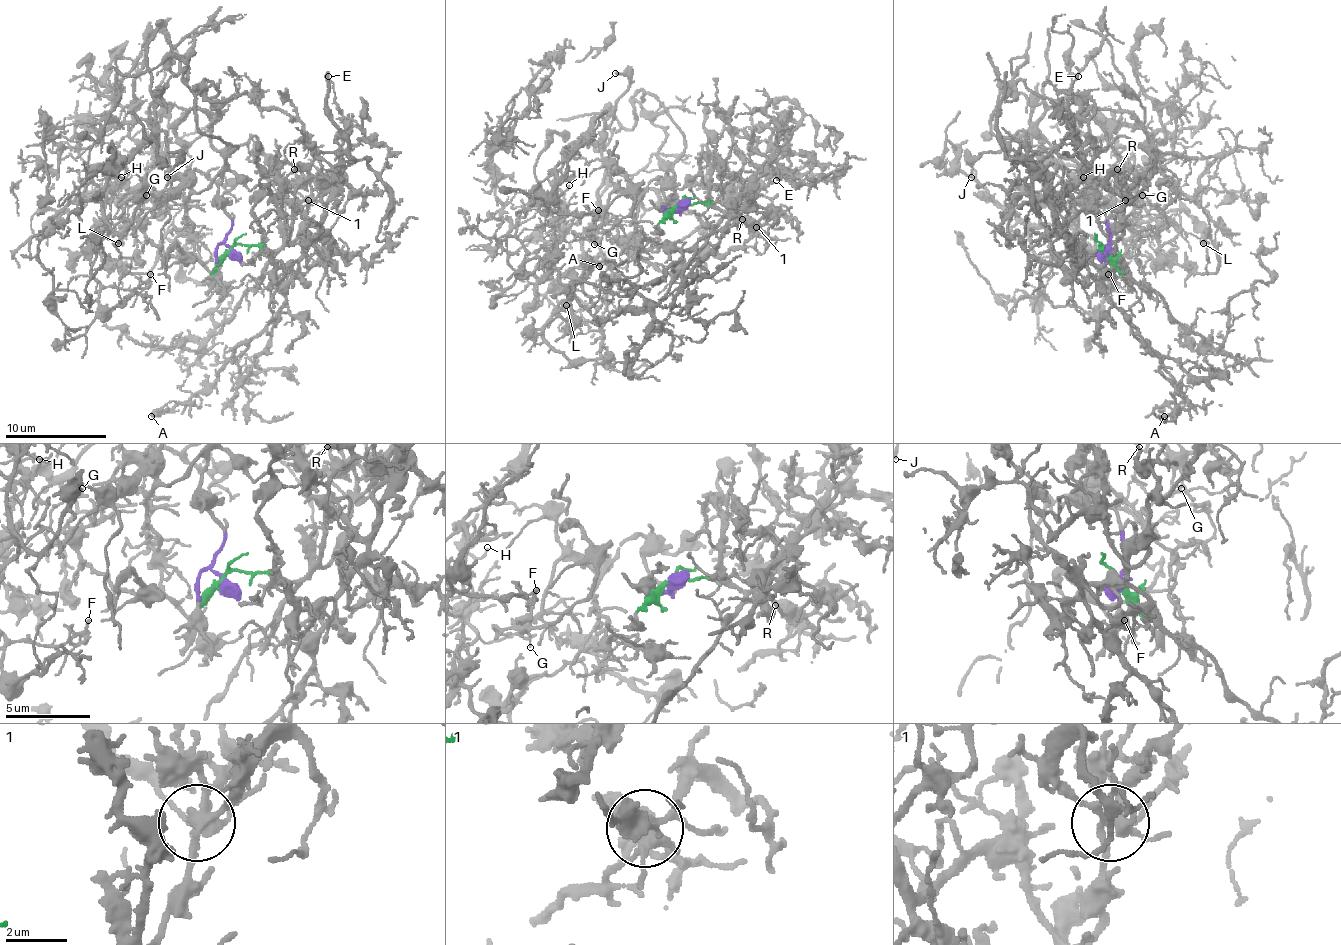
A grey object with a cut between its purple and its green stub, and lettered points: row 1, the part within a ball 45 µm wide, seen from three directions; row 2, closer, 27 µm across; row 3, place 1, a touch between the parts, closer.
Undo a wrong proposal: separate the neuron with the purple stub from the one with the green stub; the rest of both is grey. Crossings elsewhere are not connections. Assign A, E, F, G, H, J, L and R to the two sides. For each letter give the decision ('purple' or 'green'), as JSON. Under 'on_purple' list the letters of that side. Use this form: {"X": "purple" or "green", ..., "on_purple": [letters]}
{"A": "green", "E": "green", "F": "purple", "G": "purple", "H": "purple", "J": "purple", "L": "purple", "R": "green", "on_purple": ["F", "G", "H", "J", "L"]}

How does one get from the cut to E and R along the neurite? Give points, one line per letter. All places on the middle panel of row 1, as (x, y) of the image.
E: (678, 207), (711, 202), (721, 212), (731, 212), (749, 182), (787, 143), (792, 171), (777, 179)
R: (678, 207), (685, 202), (711, 202), (721, 212), (729, 212), (759, 230), (746, 220), (741, 220)

